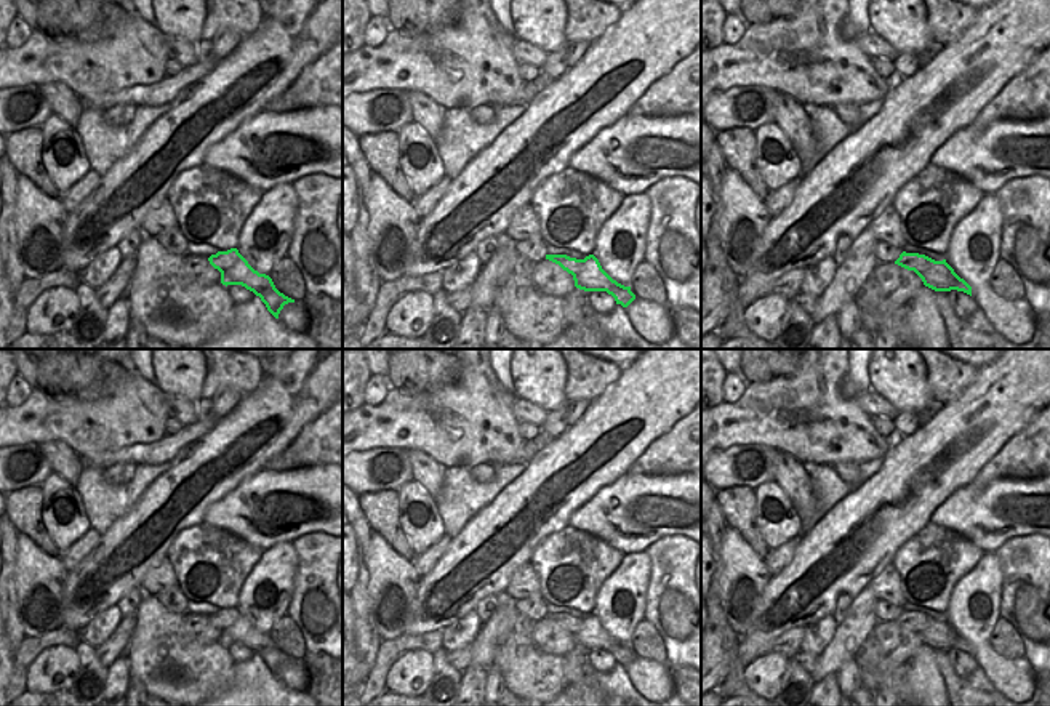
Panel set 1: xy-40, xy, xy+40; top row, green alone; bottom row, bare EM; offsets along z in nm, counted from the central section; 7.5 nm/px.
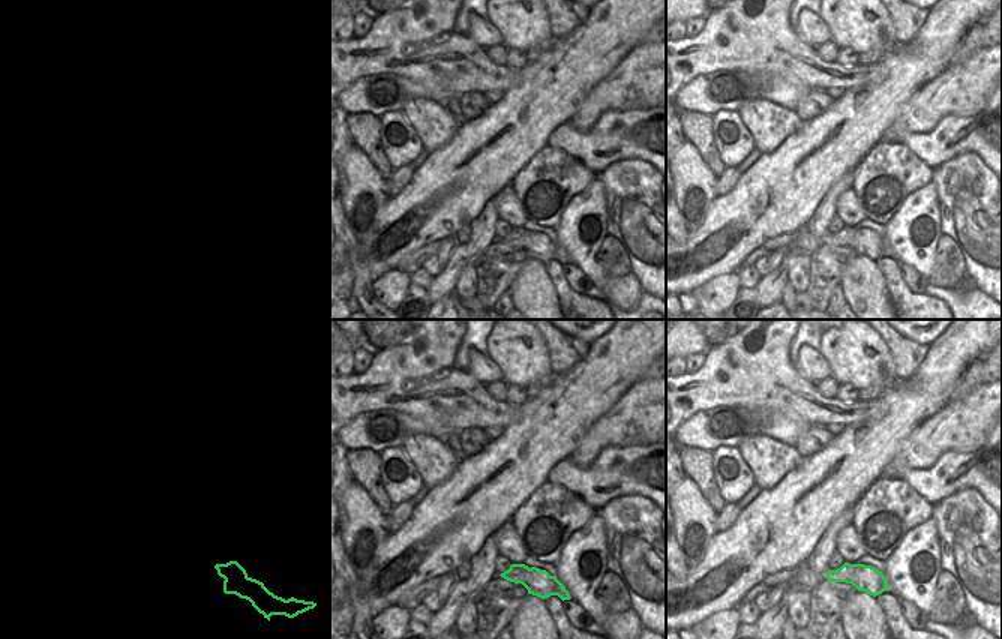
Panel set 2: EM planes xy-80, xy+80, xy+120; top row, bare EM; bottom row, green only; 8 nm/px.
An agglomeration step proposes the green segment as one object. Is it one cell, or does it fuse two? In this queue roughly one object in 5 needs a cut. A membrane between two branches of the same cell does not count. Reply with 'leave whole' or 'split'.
split

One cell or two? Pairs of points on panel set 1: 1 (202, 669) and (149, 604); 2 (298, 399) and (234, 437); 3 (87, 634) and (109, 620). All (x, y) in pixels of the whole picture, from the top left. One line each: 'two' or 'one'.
1: one
2: one
3: one

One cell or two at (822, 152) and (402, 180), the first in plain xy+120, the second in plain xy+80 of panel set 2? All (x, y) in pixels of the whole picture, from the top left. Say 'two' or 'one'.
two

